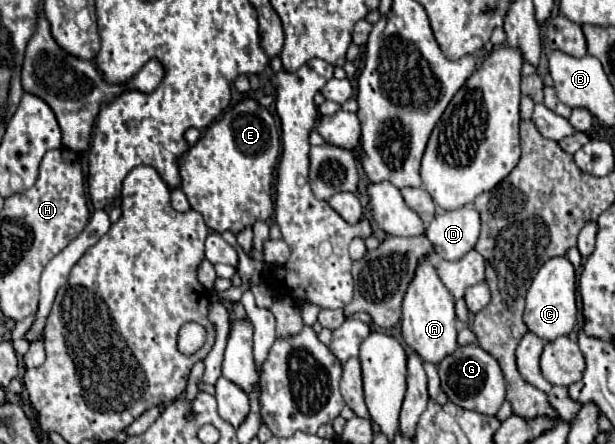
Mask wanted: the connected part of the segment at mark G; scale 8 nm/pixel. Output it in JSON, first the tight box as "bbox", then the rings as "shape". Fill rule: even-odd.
{"bbox":[437,343,505,417],"shape":[[[477,343],[457,347],[449,357],[445,357],[445,361],[441,361],[441,365],[437,365],[437,369],[441,377],[441,389],[451,403],[489,417],[497,415],[501,403],[505,401],[505,379],[499,363]]]}

